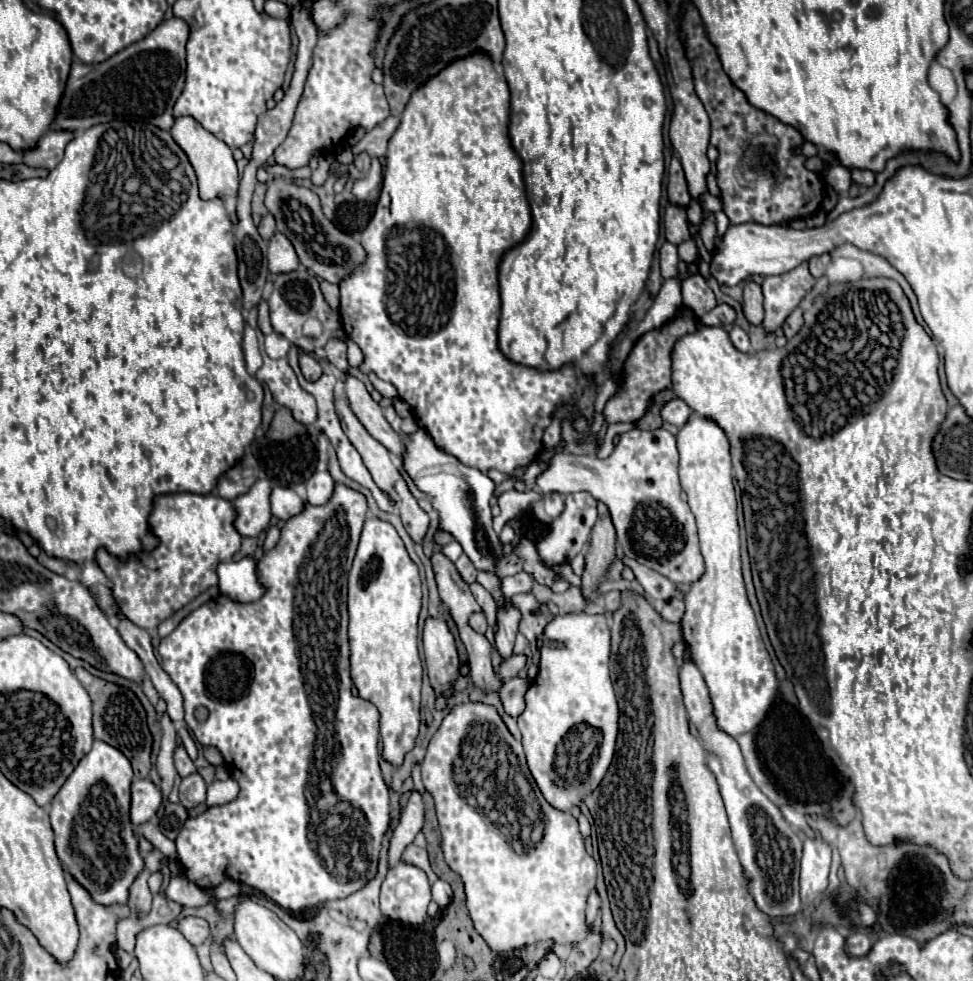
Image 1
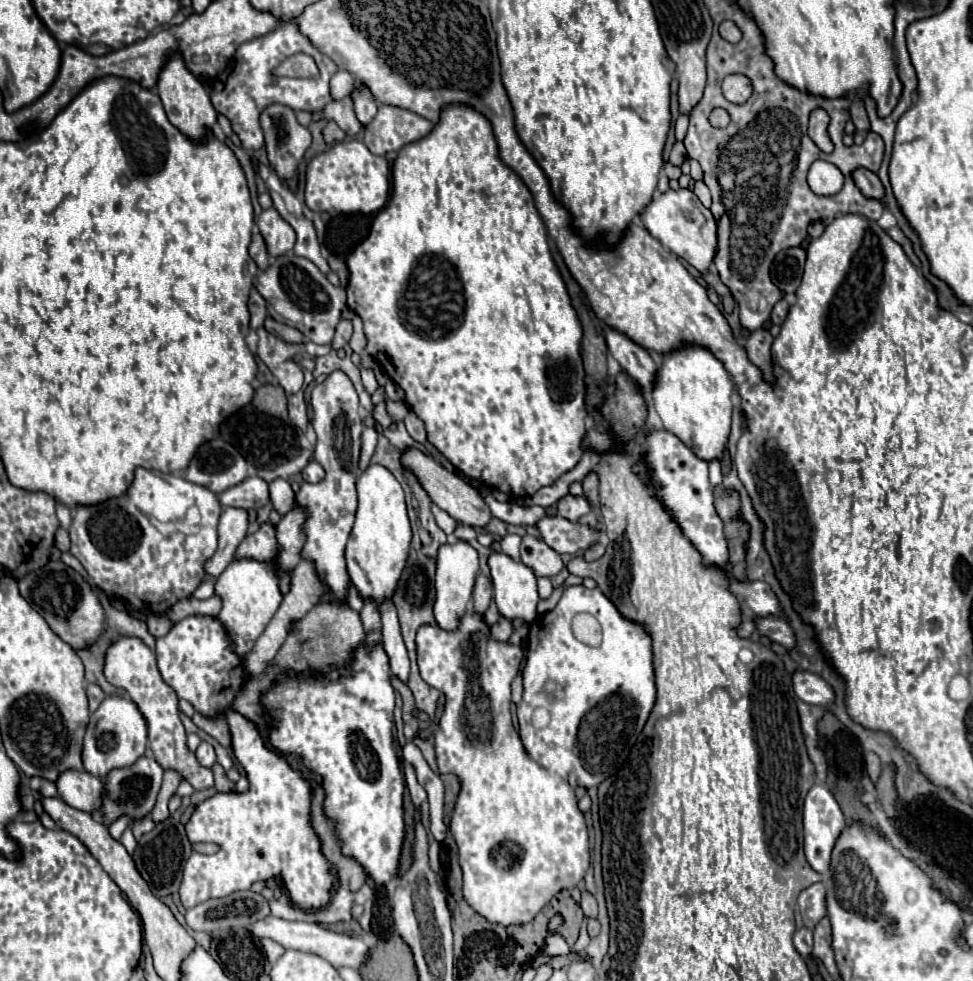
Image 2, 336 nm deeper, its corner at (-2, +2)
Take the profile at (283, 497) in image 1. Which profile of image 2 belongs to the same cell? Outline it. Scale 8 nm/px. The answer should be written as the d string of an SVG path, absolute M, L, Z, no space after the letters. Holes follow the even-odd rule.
M253 475L219 493L221 507L239 507L239 509L259 509L269 501L269 485Z

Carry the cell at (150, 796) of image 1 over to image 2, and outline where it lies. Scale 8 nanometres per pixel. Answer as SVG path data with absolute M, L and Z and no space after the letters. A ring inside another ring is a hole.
M67 769L59 773L55 785L57 785L59 797L67 805L87 811L87 813L95 813L95 799L99 799L99 787L101 787L99 777L87 771Z

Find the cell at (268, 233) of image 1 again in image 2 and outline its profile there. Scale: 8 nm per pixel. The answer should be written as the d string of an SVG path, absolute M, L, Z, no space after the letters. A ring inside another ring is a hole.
M259 231L253 233L253 241L251 241L251 245L249 245L249 255L251 255L253 261L259 265L261 271L265 271L265 269L269 267L269 253L267 253L267 249L265 249L265 241L263 241L263 237L259 235Z

